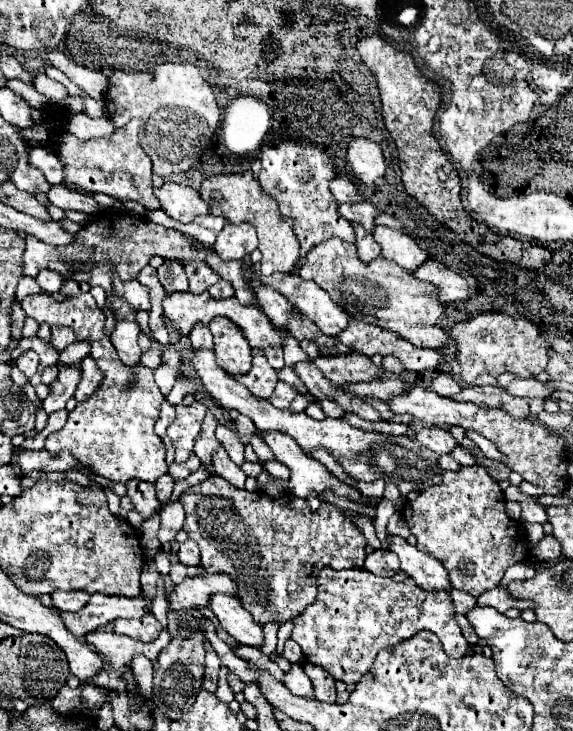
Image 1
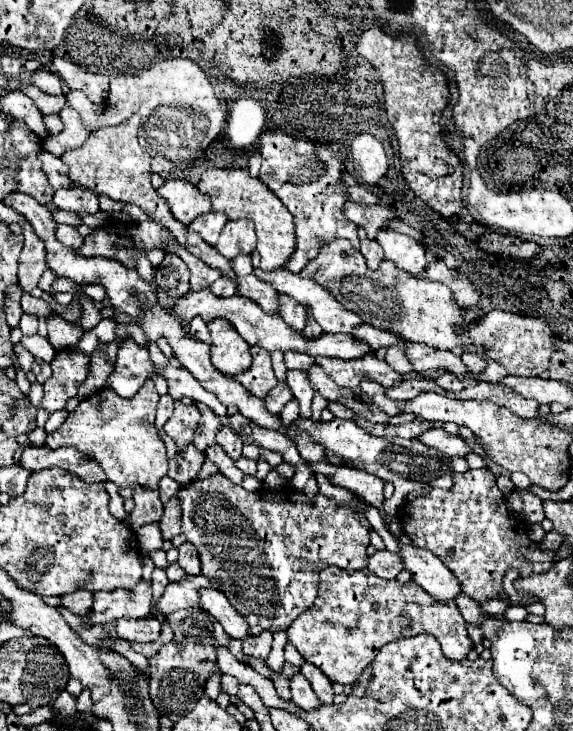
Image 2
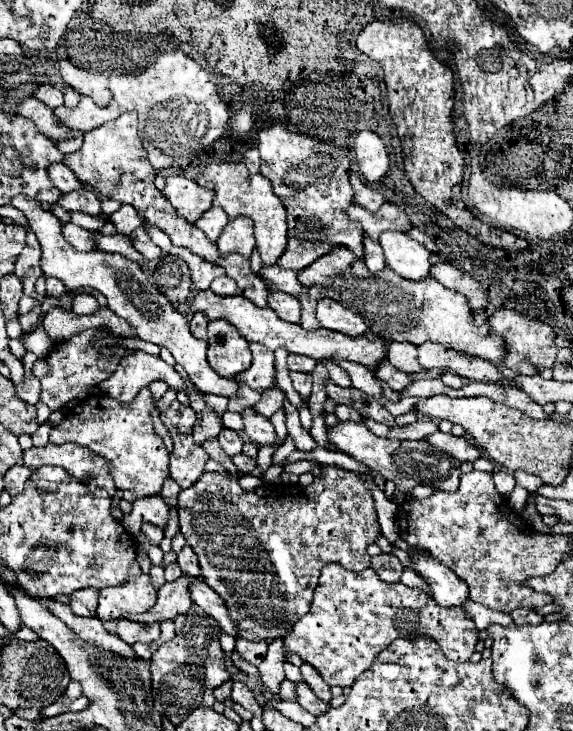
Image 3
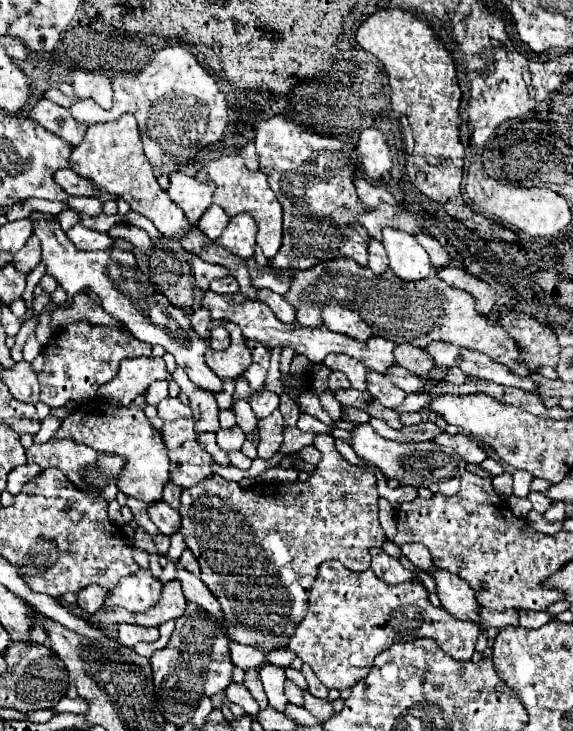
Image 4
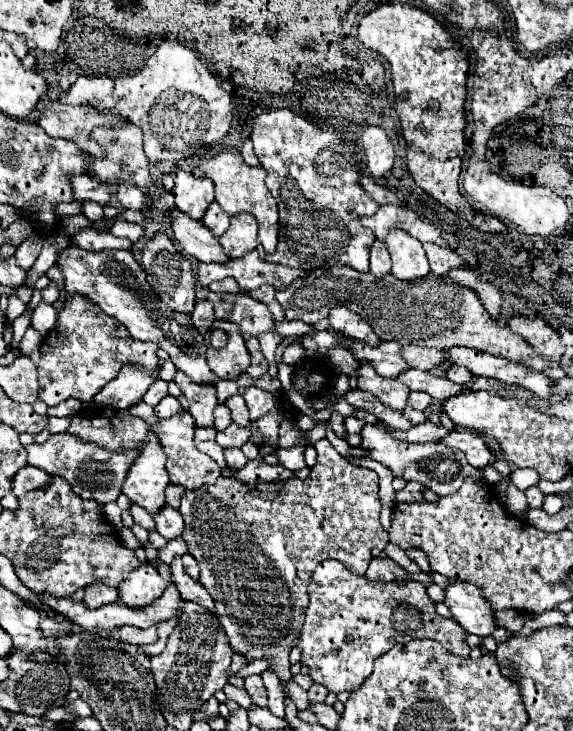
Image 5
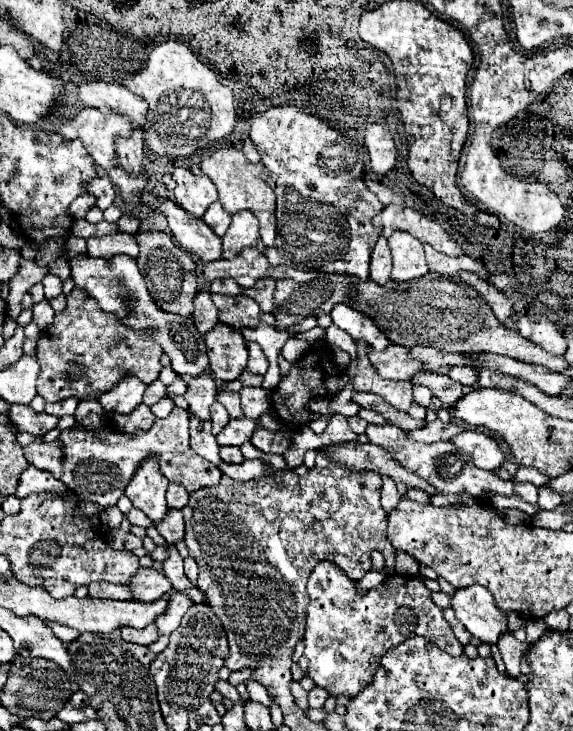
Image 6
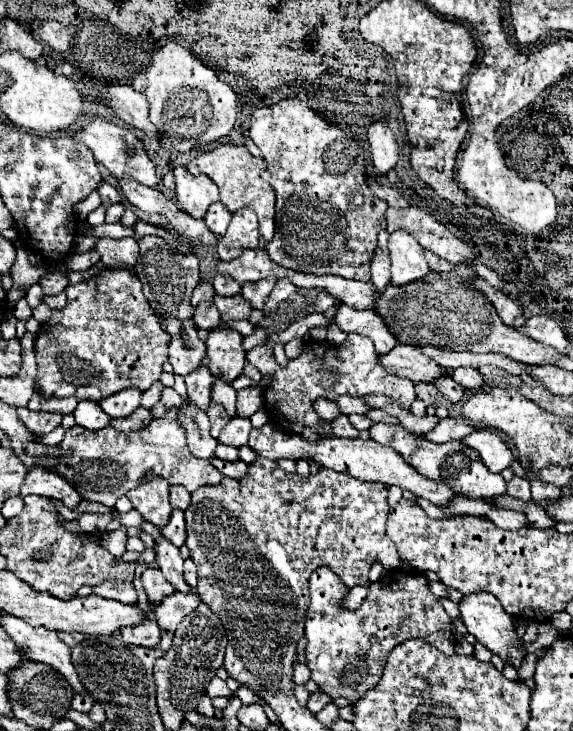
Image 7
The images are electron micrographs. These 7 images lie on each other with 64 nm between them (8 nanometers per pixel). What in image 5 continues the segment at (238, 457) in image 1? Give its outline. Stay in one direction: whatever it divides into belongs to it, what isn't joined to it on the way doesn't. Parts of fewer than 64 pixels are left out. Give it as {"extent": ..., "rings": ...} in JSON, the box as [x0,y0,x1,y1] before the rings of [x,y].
{"extent":[218,424,252,448],"rings":[[[230,424],[226,430],[218,432],[218,444],[222,448],[240,448],[250,440],[250,430],[252,428],[238,428],[238,424]]]}

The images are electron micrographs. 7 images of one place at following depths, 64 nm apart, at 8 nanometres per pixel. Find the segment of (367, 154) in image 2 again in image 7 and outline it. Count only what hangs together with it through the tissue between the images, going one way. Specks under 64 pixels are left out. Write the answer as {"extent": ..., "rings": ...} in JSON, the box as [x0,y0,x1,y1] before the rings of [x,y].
{"extent":[368,122,398,174],"rings":[[[374,122],[370,128],[372,128],[372,136],[374,136],[374,140],[368,140],[370,152],[372,152],[372,162],[378,172],[386,174],[398,162],[398,142],[394,138],[394,132],[384,122]]]}

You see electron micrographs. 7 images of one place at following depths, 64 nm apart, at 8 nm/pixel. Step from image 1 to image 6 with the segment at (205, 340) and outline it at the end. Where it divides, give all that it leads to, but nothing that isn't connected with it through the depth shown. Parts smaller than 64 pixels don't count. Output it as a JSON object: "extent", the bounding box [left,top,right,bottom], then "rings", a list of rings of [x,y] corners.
{"extent":[194,290,218,334],"rings":[[[202,290],[194,296],[194,324],[198,328],[200,334],[206,334],[208,330],[212,330],[218,324],[218,310],[214,306],[214,302],[210,300],[210,292]]]}

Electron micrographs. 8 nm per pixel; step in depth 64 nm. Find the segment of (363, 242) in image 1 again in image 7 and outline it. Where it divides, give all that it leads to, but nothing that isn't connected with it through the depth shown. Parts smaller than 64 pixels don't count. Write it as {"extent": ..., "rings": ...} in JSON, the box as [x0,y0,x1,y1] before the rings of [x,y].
{"extent":[372,230,390,292],"rings":[[[382,230],[378,234],[378,248],[372,260],[372,282],[378,288],[378,292],[384,292],[384,288],[390,284],[390,256],[386,244],[388,244],[388,232]]]}

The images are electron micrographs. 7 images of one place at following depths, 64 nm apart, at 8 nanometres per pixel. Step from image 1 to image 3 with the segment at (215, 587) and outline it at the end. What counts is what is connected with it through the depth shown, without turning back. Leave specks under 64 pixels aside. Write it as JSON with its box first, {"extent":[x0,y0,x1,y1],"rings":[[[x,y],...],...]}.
{"extent":[128,576,194,624],"rings":[[[180,576],[174,582],[166,582],[158,590],[156,604],[148,612],[130,616],[128,620],[142,622],[142,624],[156,624],[156,622],[176,618],[178,614],[186,614],[188,608],[192,606],[192,598],[190,598],[190,590],[188,590],[190,582],[194,582],[194,580],[188,580],[188,576]]]}

